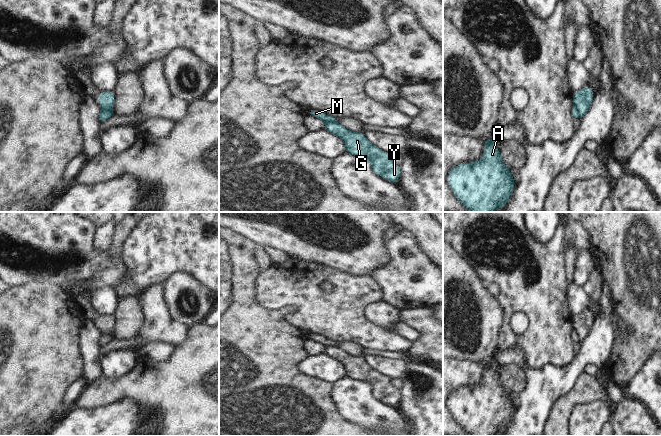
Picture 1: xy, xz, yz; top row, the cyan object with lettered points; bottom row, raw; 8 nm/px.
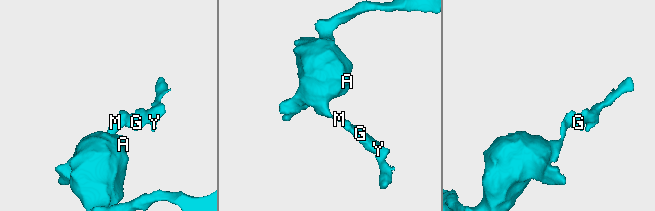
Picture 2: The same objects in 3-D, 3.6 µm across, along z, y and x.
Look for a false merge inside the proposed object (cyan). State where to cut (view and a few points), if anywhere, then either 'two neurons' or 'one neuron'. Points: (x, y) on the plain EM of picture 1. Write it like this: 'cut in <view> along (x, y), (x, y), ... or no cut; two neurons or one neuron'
cut in yz along (574, 328), (579, 341); two neurons

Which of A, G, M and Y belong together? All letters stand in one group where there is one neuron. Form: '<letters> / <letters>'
A M / G Y

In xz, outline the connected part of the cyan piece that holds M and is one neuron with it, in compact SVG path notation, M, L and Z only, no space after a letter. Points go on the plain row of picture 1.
M308 334L307 338L313 341L316 341L318 343L321 343L325 347L334 347L337 346L337 343L334 340L328 340L320 335L317 334Z

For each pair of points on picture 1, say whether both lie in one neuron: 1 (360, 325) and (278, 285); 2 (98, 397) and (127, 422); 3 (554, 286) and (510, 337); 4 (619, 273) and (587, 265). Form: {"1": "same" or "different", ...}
{"1": "same", "2": "different", "3": "same", "4": "different"}

